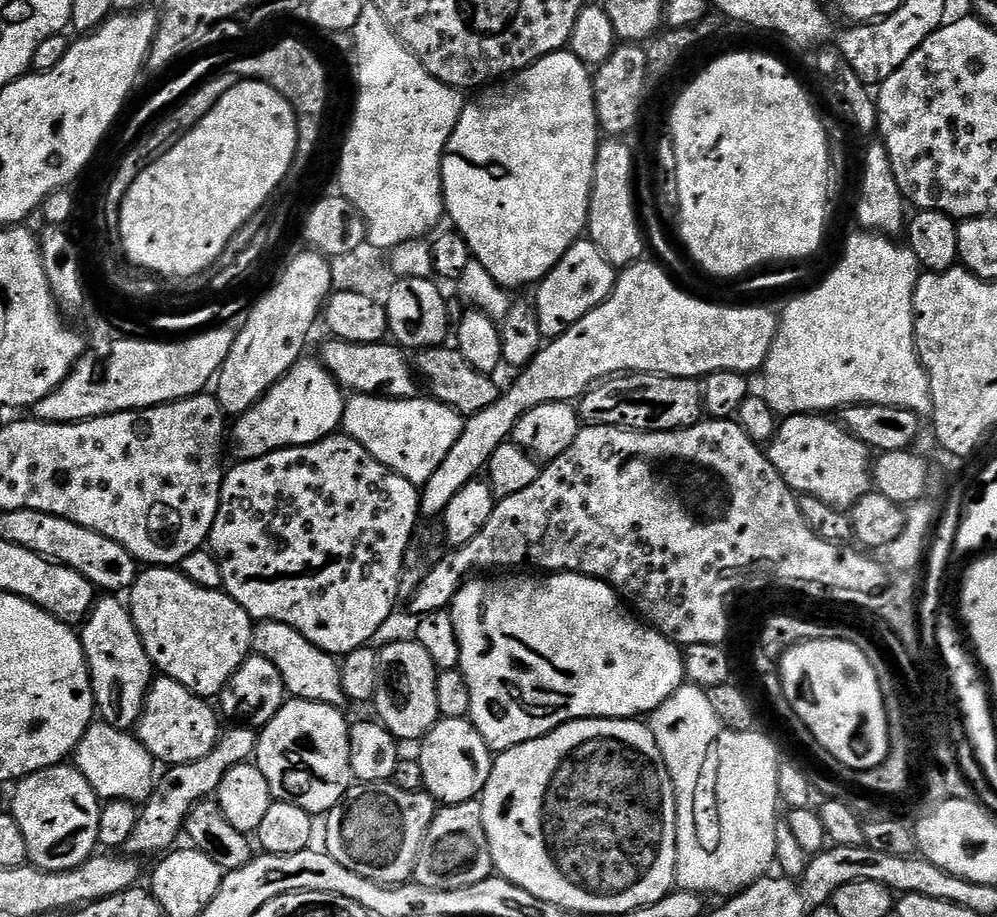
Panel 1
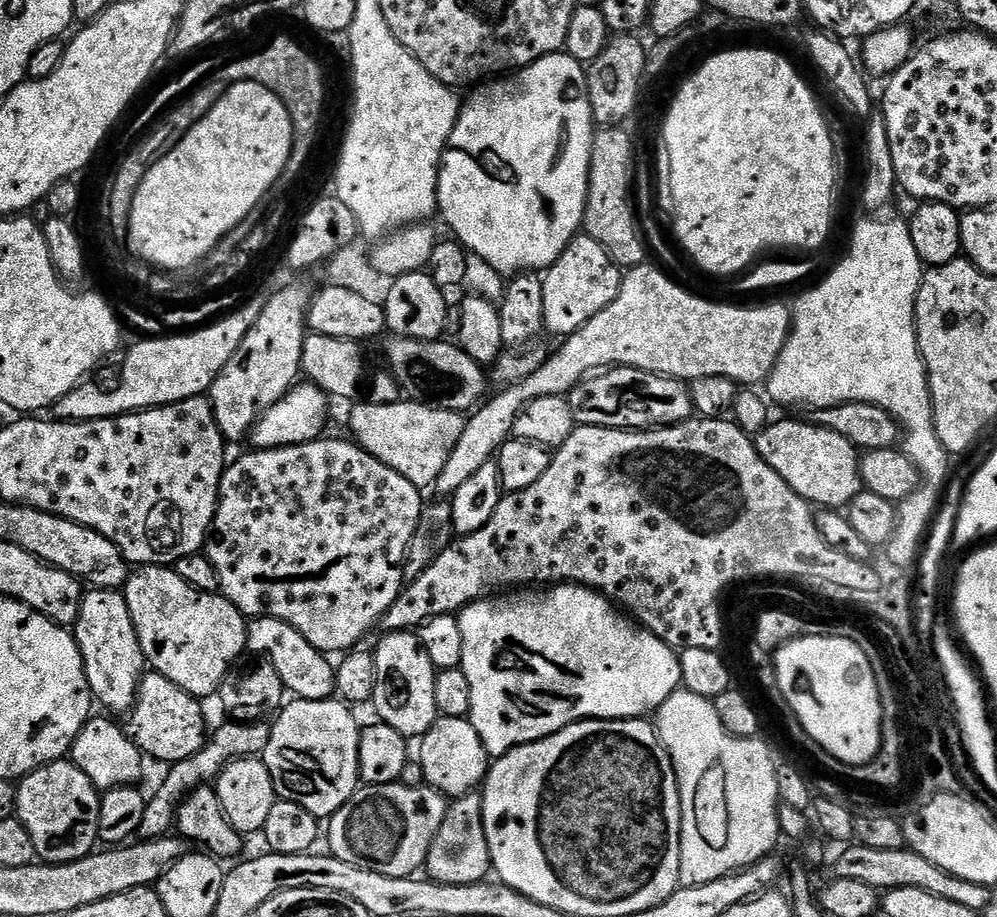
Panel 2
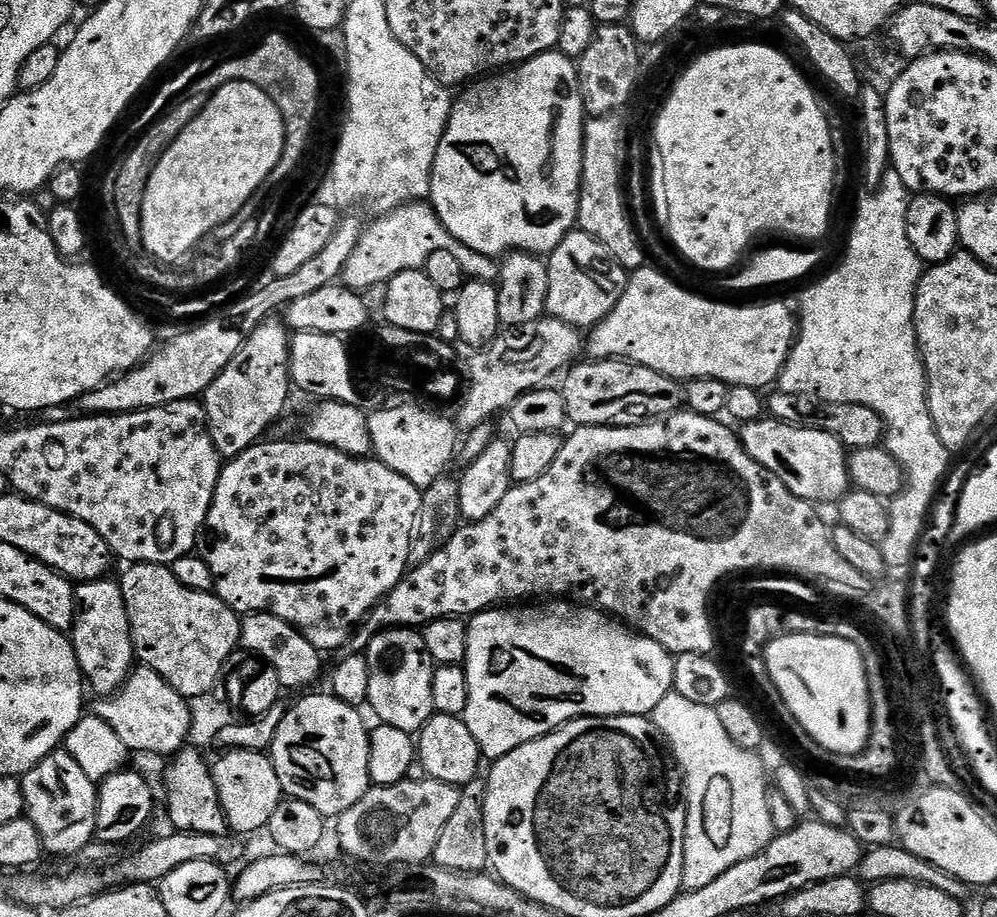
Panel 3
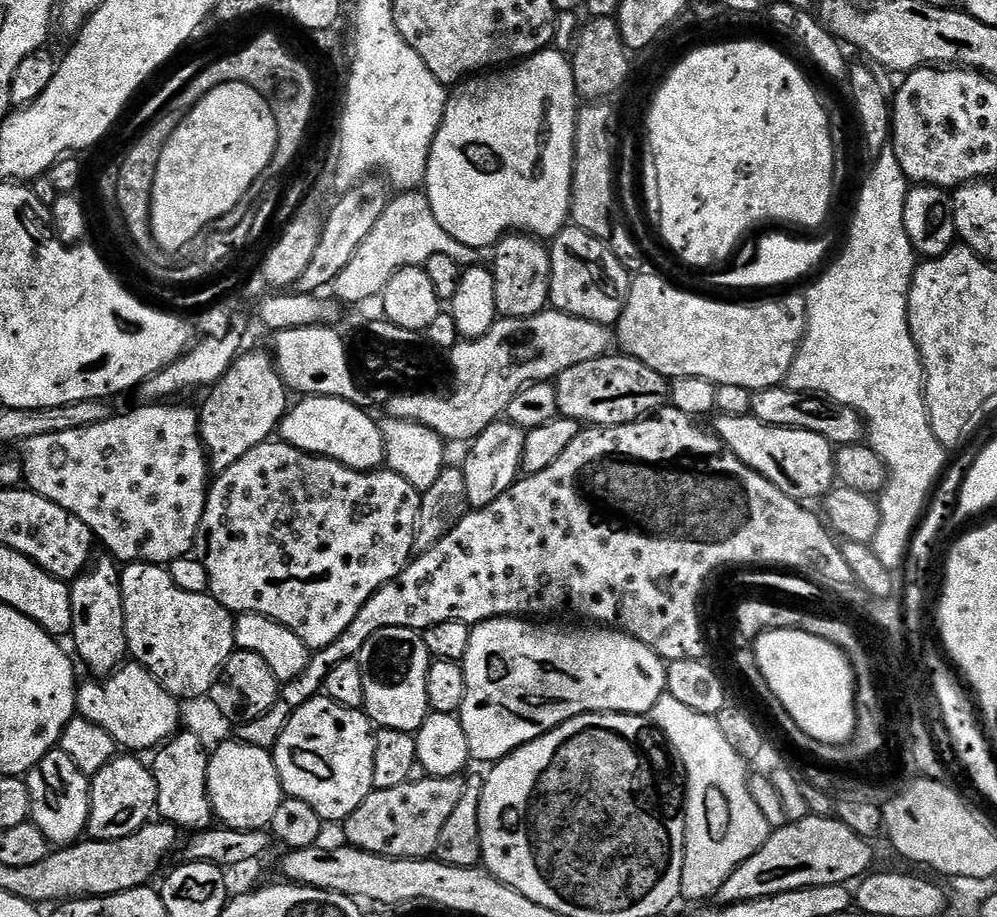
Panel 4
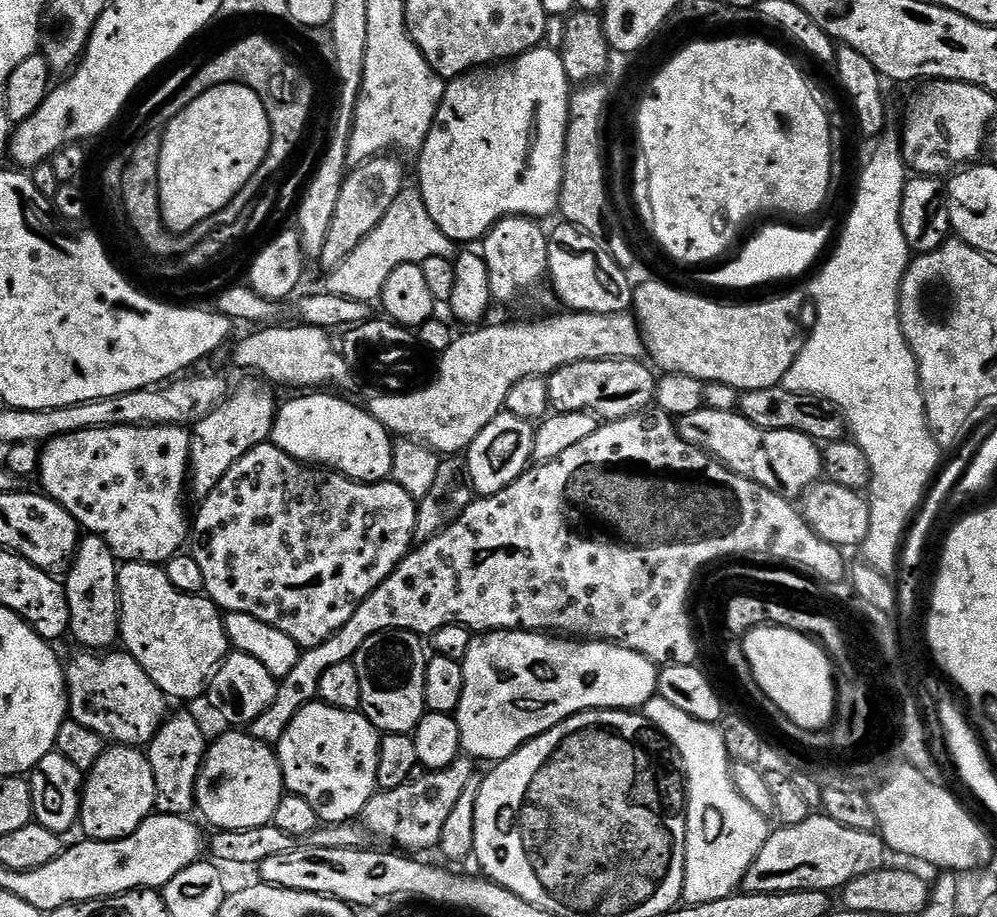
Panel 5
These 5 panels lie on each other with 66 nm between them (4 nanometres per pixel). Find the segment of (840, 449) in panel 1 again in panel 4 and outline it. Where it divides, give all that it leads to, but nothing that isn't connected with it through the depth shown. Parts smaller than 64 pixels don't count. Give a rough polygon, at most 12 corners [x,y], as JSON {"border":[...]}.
{"border":[[754,415],[715,417],[720,441],[782,494],[819,501],[834,446]]}

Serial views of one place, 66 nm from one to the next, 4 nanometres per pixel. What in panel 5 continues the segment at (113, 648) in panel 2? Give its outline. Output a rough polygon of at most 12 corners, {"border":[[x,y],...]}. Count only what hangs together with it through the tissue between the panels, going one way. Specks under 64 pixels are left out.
{"border":[[85,535],[63,581],[71,639],[120,640],[118,561]]}

